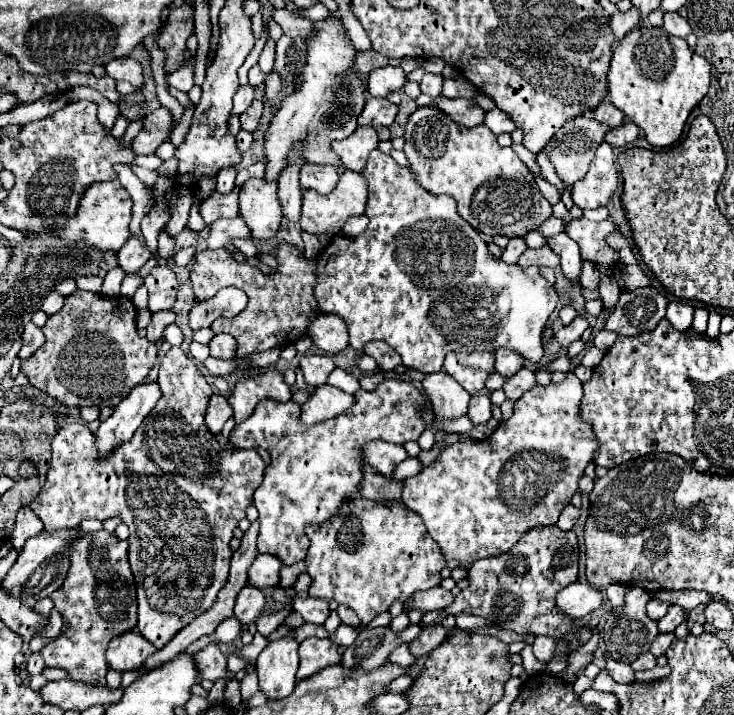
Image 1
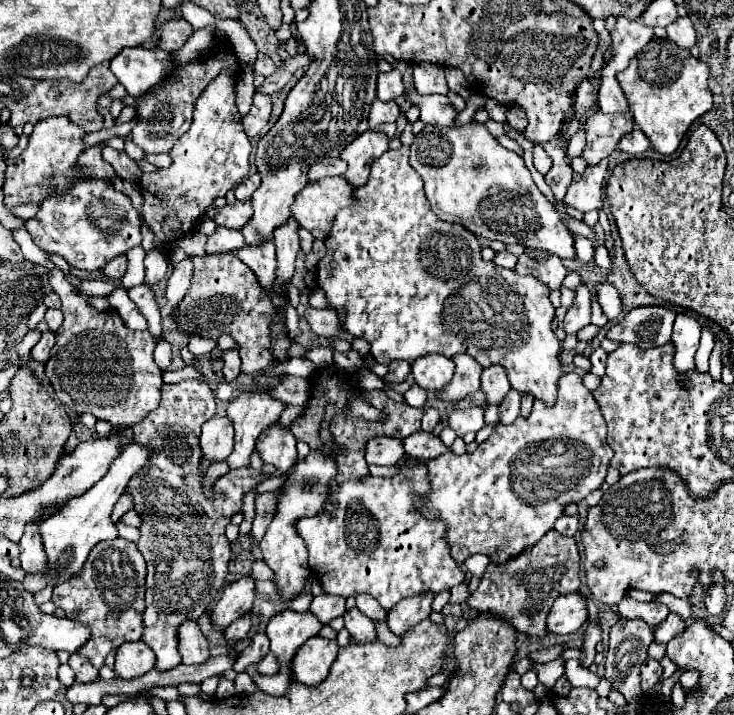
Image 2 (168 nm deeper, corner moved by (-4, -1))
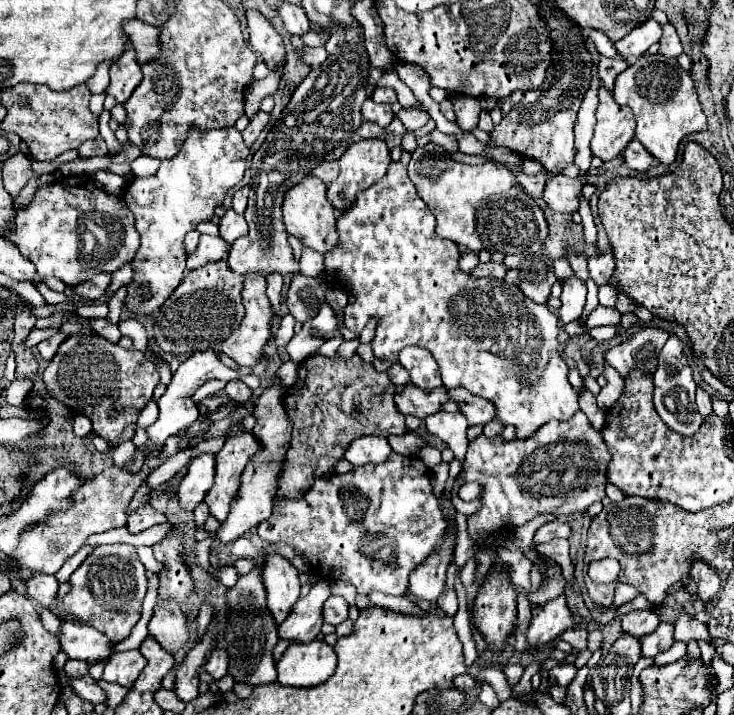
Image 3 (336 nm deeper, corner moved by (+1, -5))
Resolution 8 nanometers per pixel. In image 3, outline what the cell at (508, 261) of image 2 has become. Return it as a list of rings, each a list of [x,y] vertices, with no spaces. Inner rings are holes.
[[[487,261],[487,263],[479,263],[471,275],[473,277],[497,277],[497,279],[503,279],[505,277],[505,267],[503,263],[495,263],[495,261]]]

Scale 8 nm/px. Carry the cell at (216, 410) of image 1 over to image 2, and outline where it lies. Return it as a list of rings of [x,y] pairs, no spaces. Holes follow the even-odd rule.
[[[212,417],[202,427],[200,435],[200,447],[202,457],[210,463],[226,461],[226,457],[232,453],[234,447],[234,431],[232,423],[228,423],[228,417]]]

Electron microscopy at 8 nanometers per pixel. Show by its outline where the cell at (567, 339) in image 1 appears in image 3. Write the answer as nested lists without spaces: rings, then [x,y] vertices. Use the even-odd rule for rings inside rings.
[[[569,277],[563,281],[563,293],[561,293],[561,309],[559,309],[559,321],[563,325],[573,323],[581,317],[585,307],[585,295],[587,287],[577,277]]]

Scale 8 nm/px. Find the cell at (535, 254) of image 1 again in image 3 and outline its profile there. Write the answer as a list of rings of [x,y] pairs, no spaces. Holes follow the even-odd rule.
[[[535,253],[535,255],[507,255],[505,257],[505,283],[517,285],[529,299],[535,303],[545,303],[553,283],[557,281],[553,273],[553,259]],[[519,267],[519,269],[515,269]]]

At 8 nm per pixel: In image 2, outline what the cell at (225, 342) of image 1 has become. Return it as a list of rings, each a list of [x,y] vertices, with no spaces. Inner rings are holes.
[[[238,349],[236,351],[224,351],[222,373],[224,373],[224,379],[228,383],[232,383],[240,375],[240,355],[238,355]]]

